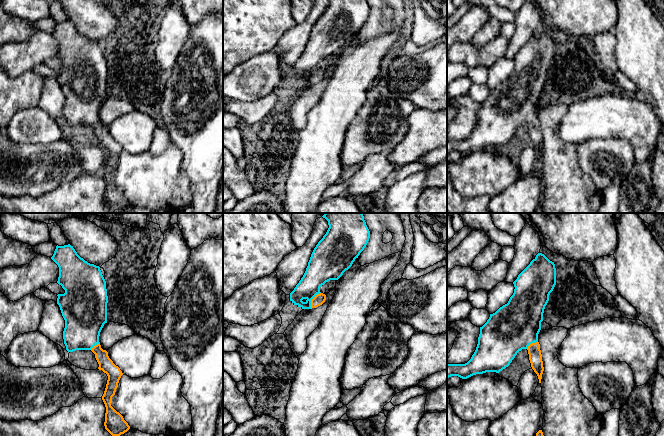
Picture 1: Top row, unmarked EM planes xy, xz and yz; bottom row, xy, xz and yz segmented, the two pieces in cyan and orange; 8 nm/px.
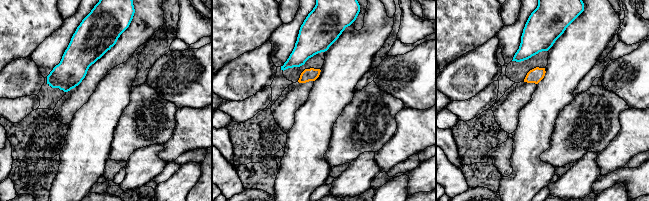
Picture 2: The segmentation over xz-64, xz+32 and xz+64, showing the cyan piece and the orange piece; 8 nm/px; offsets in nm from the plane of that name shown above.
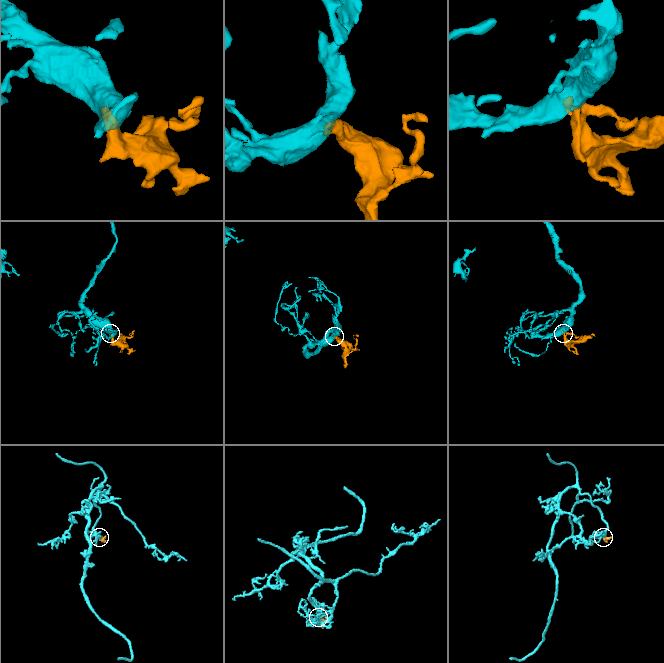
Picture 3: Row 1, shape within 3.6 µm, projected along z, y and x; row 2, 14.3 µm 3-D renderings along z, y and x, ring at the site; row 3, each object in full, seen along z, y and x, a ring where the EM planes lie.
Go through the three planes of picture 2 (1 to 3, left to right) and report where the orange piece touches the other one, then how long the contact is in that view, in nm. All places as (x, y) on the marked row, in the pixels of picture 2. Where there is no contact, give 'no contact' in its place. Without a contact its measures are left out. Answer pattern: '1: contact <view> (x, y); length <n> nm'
1: no contact
2: no contact
3: no contact

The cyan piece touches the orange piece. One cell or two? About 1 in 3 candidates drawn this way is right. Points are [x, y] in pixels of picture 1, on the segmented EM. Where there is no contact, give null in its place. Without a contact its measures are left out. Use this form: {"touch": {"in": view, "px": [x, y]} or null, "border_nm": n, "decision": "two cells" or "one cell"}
{"touch": {"in": "xz", "px": [311, 299]}, "border_nm": 160, "decision": "one cell"}

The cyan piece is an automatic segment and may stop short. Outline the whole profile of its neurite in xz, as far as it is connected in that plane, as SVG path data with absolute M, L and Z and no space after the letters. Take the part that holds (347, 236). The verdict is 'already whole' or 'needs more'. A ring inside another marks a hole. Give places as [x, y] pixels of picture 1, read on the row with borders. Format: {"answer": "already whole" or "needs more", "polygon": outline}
{"answer": "needs more", "polygon": "M325 213L322 217L328 221L329 228L314 248L303 277L290 293L290 301L302 309L316 308L325 302L326 295L320 292L320 287L330 280L338 280L352 266L370 238L362 213Z"}

